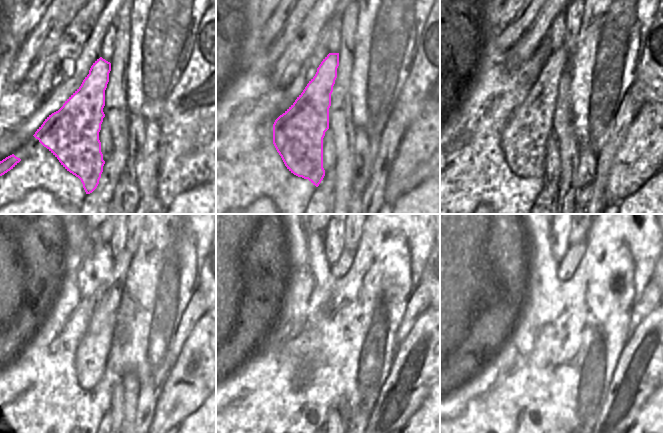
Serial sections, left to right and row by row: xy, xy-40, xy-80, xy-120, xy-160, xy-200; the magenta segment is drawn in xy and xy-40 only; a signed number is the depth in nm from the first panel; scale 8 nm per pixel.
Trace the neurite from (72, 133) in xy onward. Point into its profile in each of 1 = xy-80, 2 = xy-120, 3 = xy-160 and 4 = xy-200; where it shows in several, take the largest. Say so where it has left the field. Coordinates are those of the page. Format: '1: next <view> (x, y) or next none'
1: next xy-80 (523, 139)
2: next xy-120 (91, 353)
3: next xy-160 (342, 266)
4: next xy-200 (567, 266)

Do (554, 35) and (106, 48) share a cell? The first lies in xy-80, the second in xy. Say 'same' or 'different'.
same

